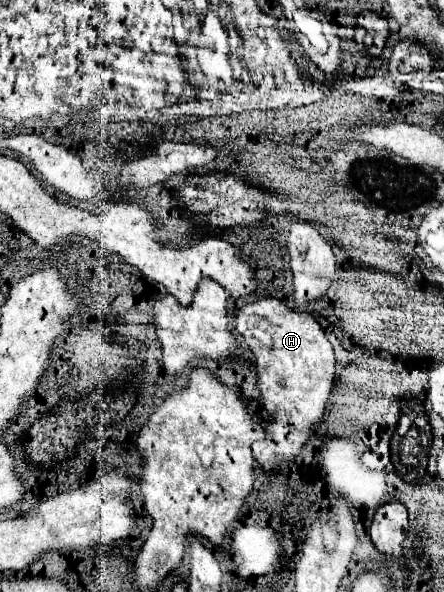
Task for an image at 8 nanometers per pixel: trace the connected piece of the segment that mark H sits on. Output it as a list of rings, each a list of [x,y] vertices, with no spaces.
[[[272,296],[244,304],[234,316],[234,326],[254,354],[258,390],[270,416],[262,448],[254,450],[256,458],[264,470],[286,470],[324,414],[336,378],[332,344],[312,314],[296,312]]]

